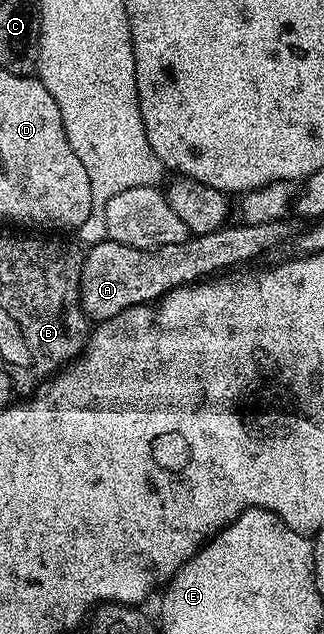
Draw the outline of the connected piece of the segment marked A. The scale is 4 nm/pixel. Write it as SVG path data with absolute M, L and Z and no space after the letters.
M301 217L276 219L263 225L247 225L237 221L211 233L190 235L181 243L153 247L149 251L123 245L111 238L104 239L103 242L88 248L83 255L81 304L85 316L94 324L99 324L123 313L123 309L131 309L144 303L156 303L168 291L190 283L200 283L218 273L252 264L249 263L252 259L257 259L284 243L285 246L292 244L306 227L306 220Z

